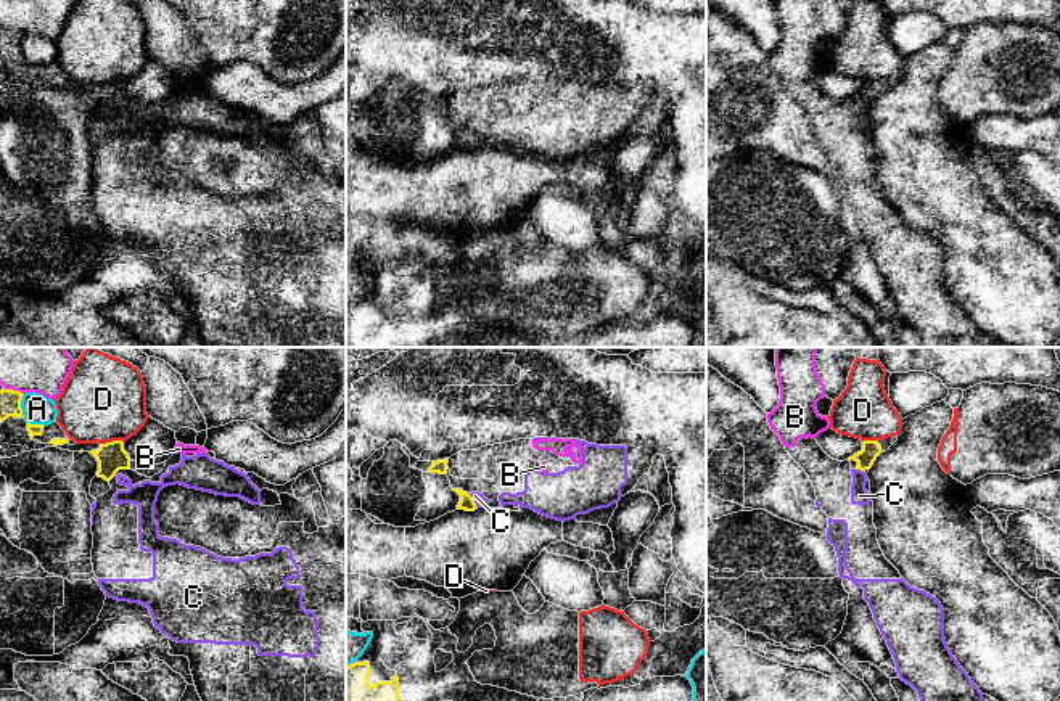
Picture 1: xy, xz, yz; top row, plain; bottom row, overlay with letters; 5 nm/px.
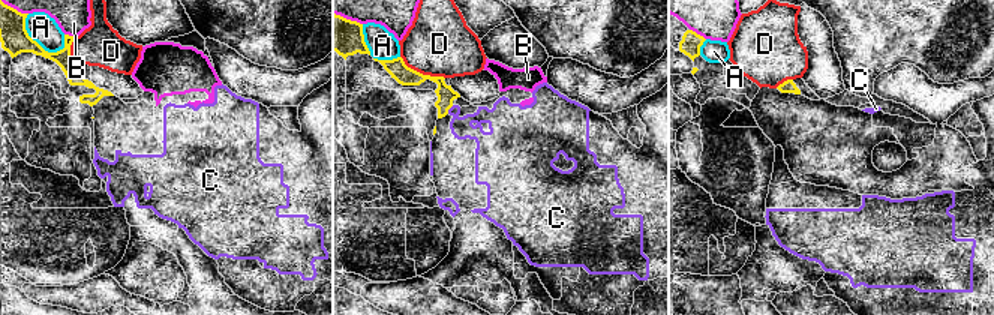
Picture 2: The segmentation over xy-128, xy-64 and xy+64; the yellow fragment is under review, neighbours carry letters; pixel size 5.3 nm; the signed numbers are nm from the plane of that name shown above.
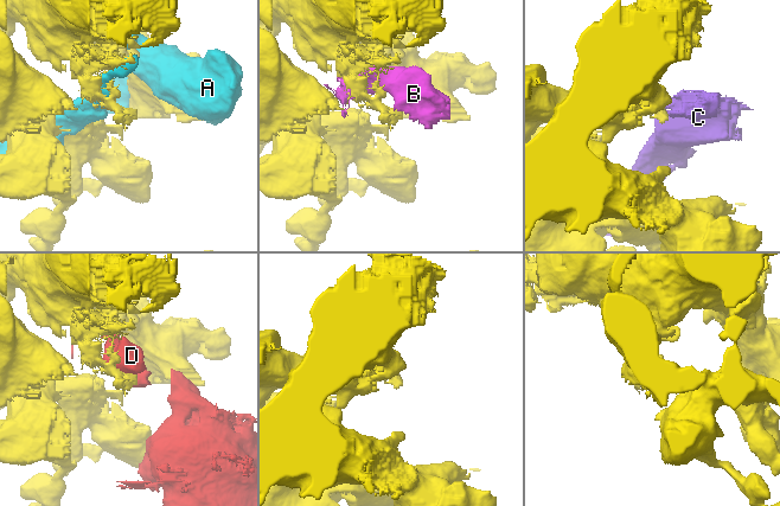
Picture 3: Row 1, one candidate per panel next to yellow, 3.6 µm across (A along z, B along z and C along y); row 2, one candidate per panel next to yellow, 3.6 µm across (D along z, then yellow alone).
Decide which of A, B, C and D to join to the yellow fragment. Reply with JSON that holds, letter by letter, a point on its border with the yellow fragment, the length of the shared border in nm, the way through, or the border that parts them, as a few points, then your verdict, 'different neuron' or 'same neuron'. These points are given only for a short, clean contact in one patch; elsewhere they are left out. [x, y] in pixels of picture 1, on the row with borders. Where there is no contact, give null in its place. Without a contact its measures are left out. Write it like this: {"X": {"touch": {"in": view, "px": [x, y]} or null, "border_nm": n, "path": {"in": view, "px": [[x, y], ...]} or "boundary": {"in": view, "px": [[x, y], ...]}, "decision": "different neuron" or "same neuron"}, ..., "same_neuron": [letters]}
{"A": {"touch": {"in": "xy", "px": [20, 405]}, "border_nm": 120, "decision": "different neuron"}, "B": {"touch": {"in": "xy", "px": [15, 391]}, "border_nm": 100, "decision": "different neuron"}, "C": {"touch": {"in": "xz", "px": [473, 500]}, "border_nm": 80, "decision": "different neuron"}, "D": {"touch": {"in": "xy", "px": [113, 441]}, "border_nm": 120, "decision": "different neuron"}, "same_neuron": []}

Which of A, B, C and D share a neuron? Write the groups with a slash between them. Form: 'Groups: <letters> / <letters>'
Groups: A / B C / D

